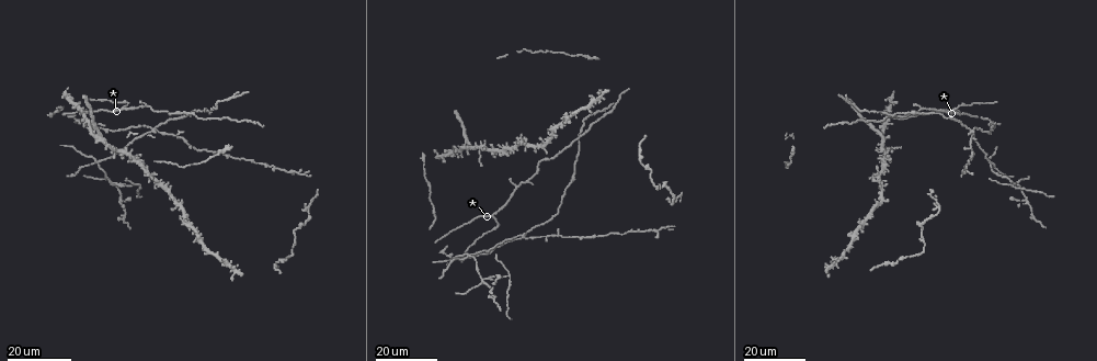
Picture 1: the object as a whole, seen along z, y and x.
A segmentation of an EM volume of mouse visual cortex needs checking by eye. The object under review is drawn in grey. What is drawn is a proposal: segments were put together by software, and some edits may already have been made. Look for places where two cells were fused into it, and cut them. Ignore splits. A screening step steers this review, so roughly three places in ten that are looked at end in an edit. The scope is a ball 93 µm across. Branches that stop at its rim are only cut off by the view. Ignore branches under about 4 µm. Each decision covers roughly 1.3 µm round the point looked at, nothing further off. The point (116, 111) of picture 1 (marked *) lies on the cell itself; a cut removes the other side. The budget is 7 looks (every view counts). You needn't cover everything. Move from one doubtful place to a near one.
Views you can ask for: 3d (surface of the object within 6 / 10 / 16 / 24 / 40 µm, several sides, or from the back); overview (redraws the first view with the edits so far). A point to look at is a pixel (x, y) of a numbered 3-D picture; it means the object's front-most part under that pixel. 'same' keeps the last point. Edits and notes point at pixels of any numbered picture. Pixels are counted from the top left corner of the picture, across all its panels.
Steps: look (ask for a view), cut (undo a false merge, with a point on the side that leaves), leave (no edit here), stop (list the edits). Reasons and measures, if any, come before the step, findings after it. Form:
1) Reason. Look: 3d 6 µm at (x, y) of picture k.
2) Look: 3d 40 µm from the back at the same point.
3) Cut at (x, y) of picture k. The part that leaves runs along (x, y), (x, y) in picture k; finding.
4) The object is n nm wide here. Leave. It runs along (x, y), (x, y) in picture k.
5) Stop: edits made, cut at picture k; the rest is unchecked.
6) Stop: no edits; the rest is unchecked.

Sudden change in width. Look: 3d 24 µm at (496, 220) of picture 1.

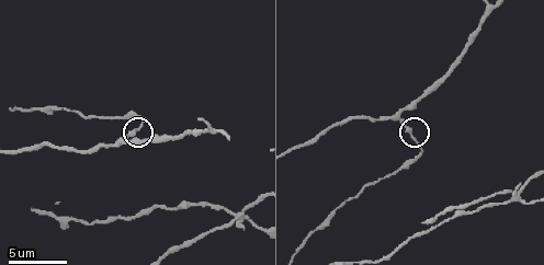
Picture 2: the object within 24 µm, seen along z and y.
Look: 3d 6 µm at (134, 133) of picture 2.

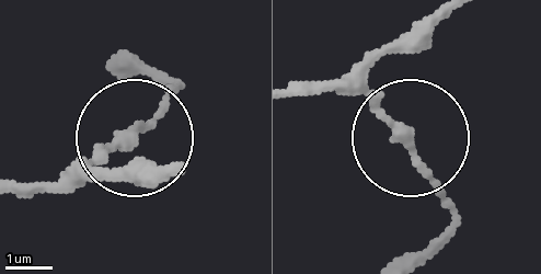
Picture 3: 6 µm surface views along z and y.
Cut at (167, 91) of picture 3. A second cell is stuck on.

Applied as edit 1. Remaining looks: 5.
Looks like a crossing. Look: 3d 16 µm at (482, 279) of picture 1.

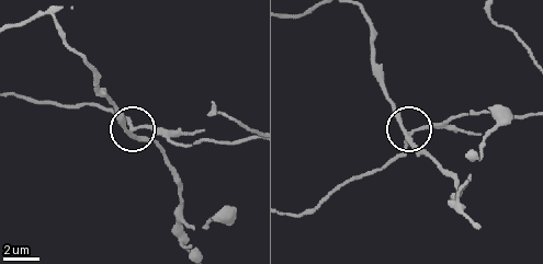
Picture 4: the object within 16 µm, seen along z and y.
Zoom in. Look: 3d 10 µm at (410, 133) of picture 4.

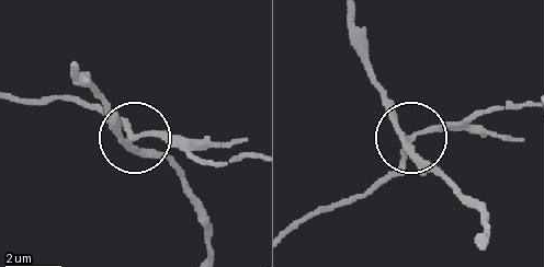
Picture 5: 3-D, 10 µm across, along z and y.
Cut at (396, 175) of picture 5. The part that leaves runs along (408, 138), (455, 130), (483, 112), (525, 105) in picture 5; two cells meet here.

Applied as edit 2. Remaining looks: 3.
Look: overview.

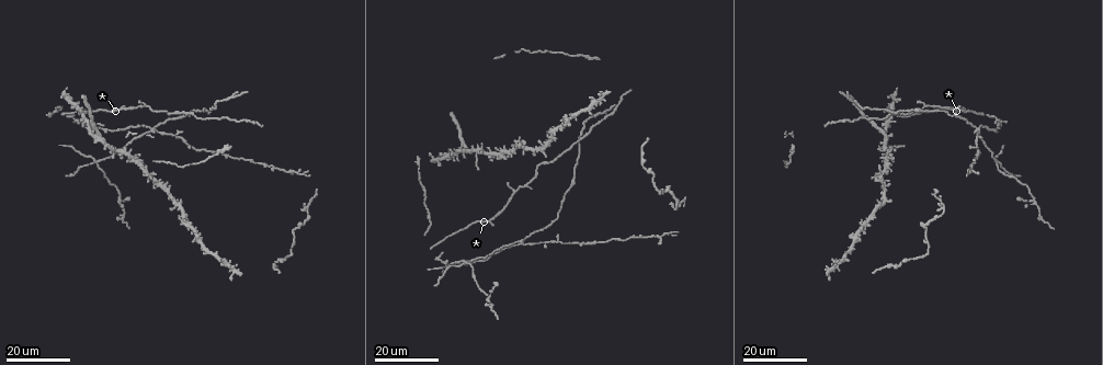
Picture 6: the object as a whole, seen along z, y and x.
Arms part here. Look: 3d 24 µm at (1035, 197) of picture 6.

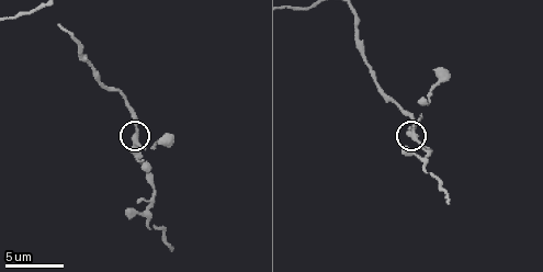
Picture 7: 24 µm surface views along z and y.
Zoom in. Look: 3d 10 µm at (137, 144) of picture 7.

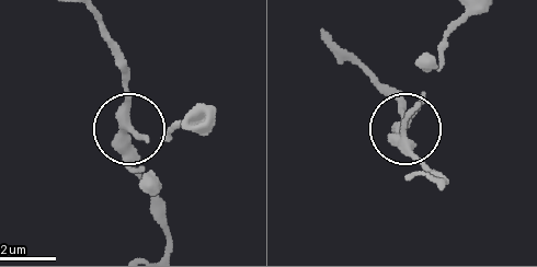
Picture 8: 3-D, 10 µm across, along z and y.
The object is 310 nm wide here. Leave. It runs along (91, 13), (112, 48), (128, 124), (143, 138), (171, 140) in picture 8; continuous, no second cell.

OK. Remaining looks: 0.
Stop: edits made, cut at picture 3, cut at picture 5; the rest is unchecked.

